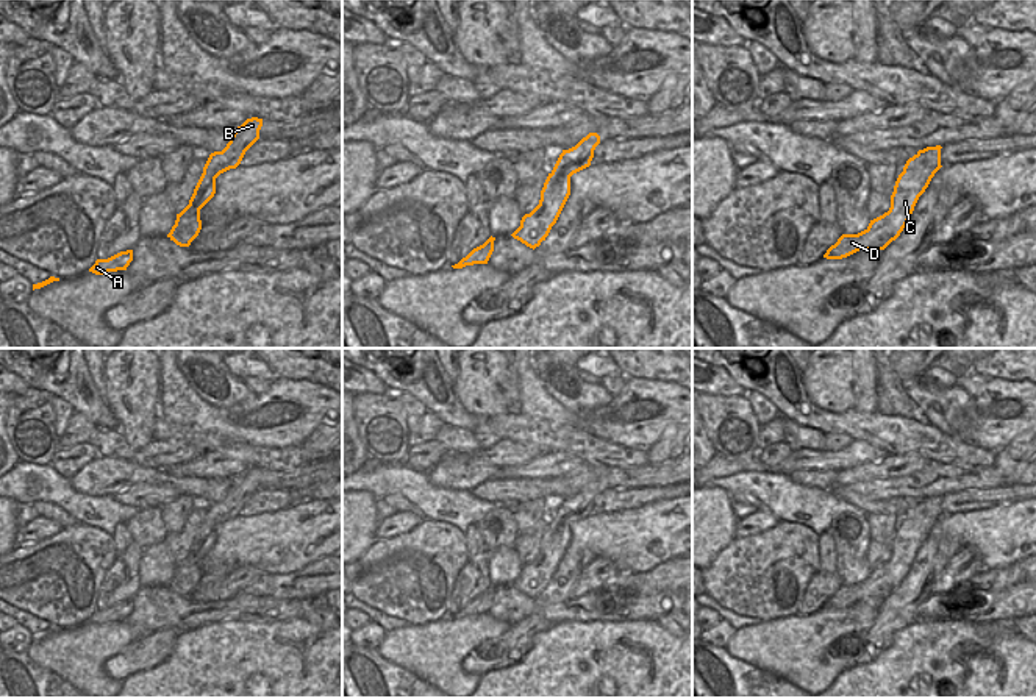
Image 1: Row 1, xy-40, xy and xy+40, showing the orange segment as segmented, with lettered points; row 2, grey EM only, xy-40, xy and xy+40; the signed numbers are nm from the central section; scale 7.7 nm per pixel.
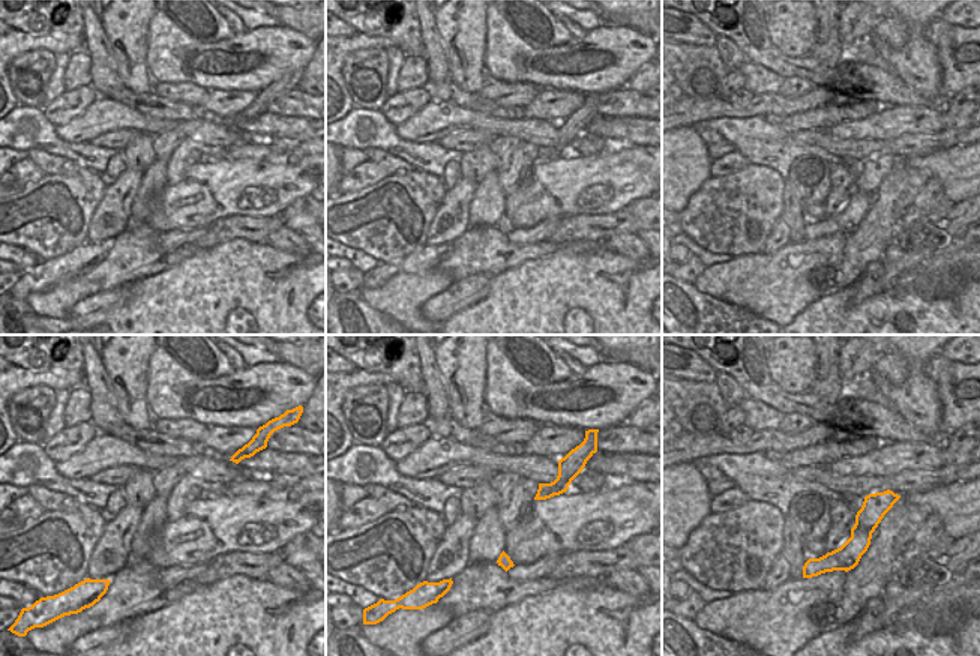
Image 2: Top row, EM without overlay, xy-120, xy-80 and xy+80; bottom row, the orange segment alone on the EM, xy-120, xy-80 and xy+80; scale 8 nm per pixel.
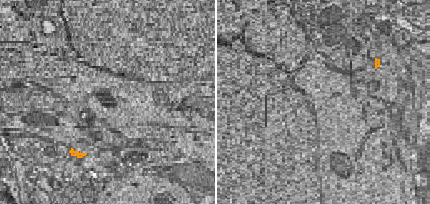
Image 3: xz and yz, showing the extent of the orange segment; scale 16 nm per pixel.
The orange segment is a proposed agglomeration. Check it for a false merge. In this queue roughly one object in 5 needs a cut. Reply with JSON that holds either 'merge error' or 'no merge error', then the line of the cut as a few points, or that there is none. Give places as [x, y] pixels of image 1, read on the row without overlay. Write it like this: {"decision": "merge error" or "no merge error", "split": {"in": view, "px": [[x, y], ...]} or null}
{"decision": "no merge error", "split": null}

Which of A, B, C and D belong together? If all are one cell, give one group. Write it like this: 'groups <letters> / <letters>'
groups A B C D

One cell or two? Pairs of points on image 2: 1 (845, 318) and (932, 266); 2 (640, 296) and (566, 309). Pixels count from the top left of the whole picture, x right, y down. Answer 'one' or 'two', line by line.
1: two
2: one

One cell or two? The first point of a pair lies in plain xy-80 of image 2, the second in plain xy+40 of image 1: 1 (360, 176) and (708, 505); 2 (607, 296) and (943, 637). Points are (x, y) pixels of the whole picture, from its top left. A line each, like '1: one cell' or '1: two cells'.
1: two cells
2: one cell

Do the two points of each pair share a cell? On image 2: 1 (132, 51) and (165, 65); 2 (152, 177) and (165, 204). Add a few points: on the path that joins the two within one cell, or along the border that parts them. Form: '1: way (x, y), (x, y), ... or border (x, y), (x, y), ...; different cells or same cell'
1: border (149, 23), (147, 72), (153, 81); different cells
2: border (167, 185), (150, 203), (150, 215), (144, 222); different cells

